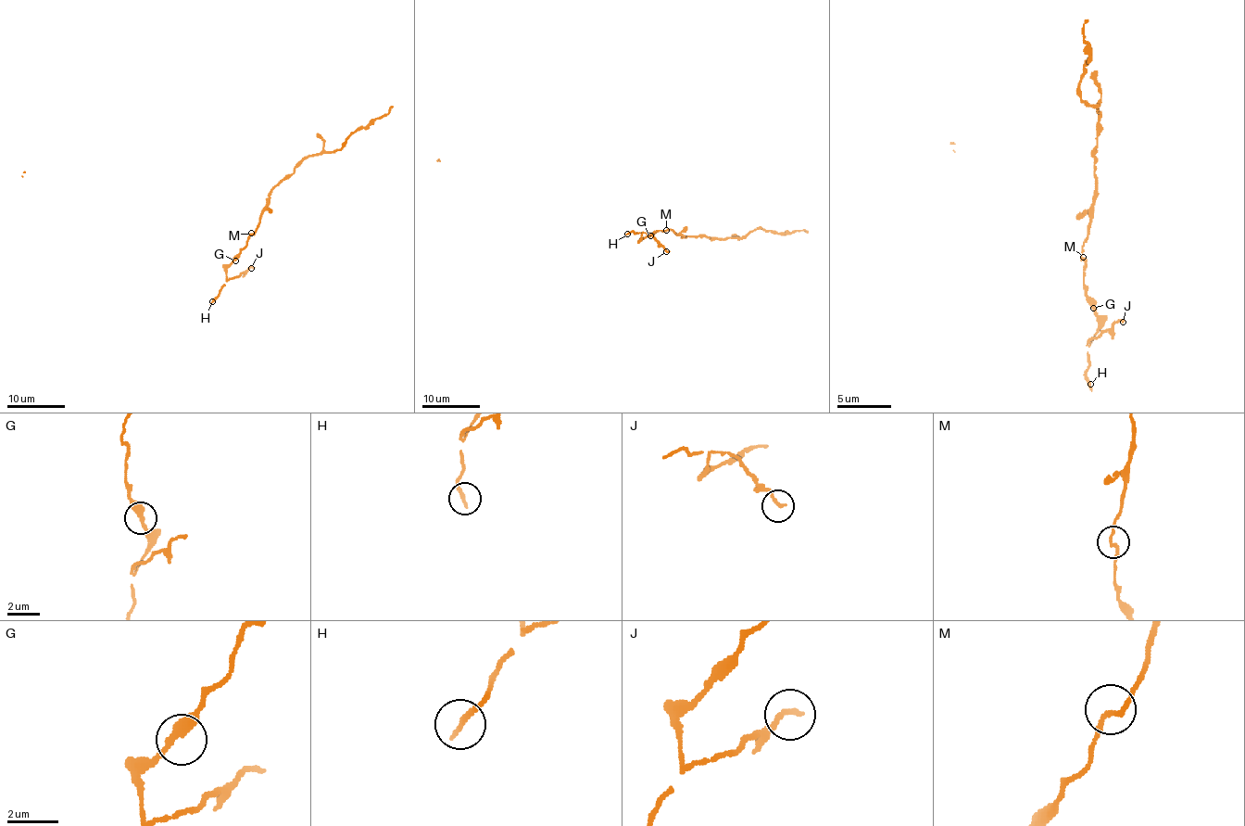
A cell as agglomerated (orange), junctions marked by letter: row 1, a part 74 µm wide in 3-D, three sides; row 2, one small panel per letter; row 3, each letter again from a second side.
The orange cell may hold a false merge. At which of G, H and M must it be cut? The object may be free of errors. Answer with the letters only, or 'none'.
H

